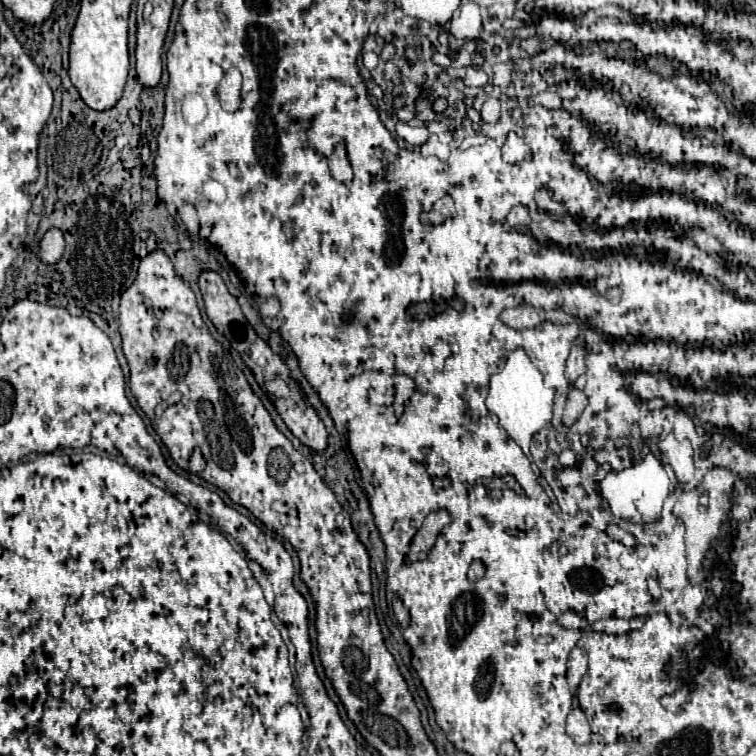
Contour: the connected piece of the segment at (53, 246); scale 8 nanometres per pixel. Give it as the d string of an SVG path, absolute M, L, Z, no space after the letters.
M49 229L43 239L41 239L41 251L39 251L39 257L41 261L45 263L57 263L63 255L63 249L65 249L65 239L63 239L63 233L59 229Z

